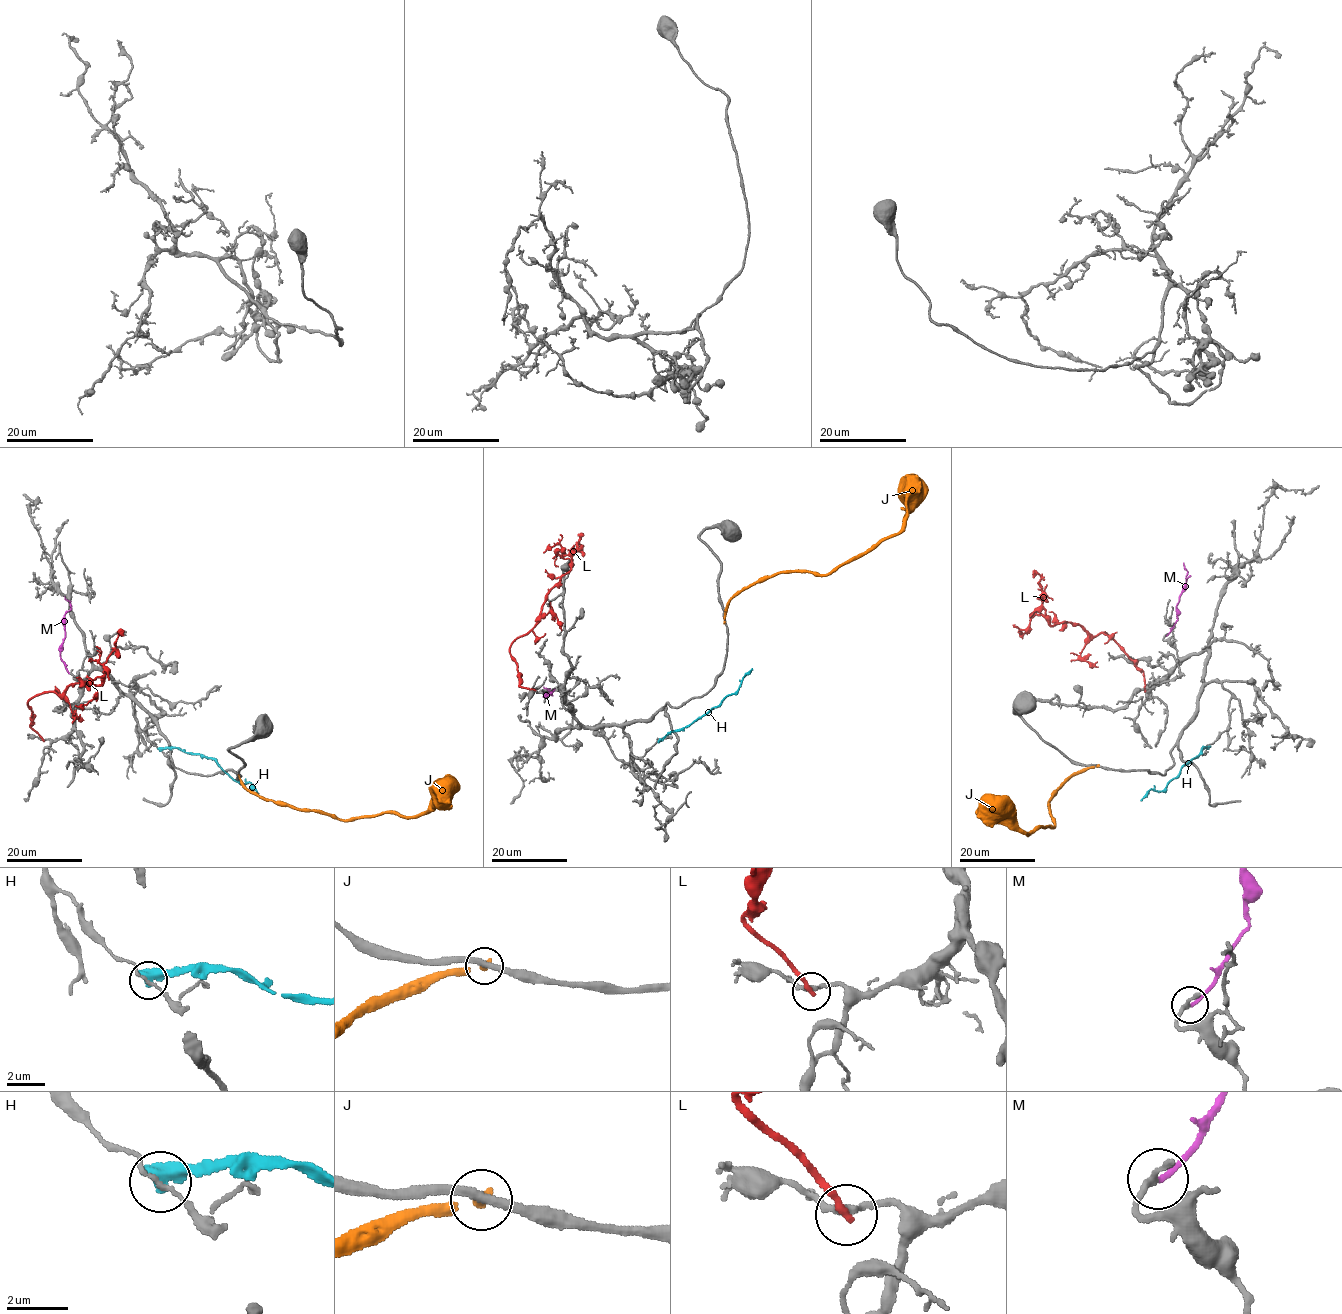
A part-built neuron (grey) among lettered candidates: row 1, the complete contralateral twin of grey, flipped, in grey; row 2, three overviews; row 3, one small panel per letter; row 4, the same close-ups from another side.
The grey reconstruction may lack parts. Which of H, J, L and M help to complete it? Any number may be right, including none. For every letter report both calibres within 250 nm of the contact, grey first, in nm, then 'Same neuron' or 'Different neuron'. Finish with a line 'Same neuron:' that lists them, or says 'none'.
H: Thickness 120 nm (grey) against 550 nm. Different neuron
J: Thickness 260 nm (grey) against 260 nm. Different neuron
L: Thickness 240 nm (grey) against 240 nm. Different neuron
M: Thickness 180 nm (grey) against 200 nm. Same neuron
Same neuron: M

